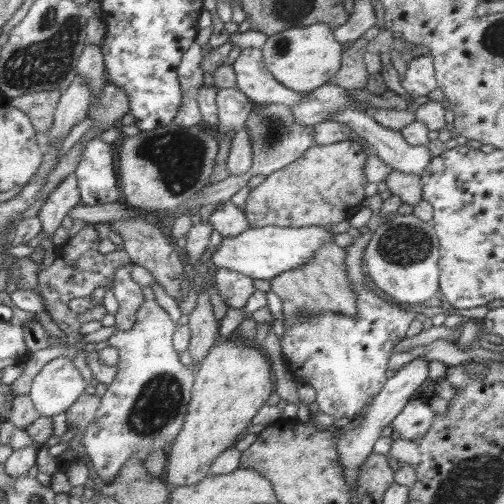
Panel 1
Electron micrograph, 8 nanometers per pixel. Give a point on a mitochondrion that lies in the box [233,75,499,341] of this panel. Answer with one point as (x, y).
(402, 245)

